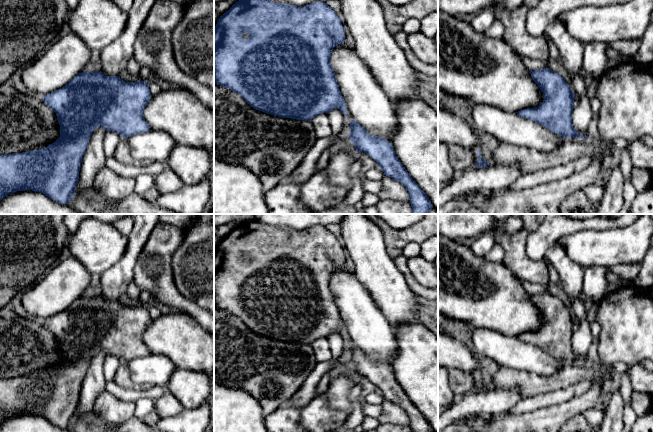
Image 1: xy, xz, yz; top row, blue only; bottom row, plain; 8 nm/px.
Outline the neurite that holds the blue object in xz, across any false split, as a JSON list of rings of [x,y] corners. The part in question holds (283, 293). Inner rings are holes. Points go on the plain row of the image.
[[[255,219],[241,222],[220,240],[214,251],[214,308],[238,317],[254,333],[282,342],[311,345],[315,340],[321,337],[327,338],[335,332],[338,332],[344,339],[347,339],[346,327],[339,313],[336,299],[330,286],[333,272],[345,265],[345,250],[341,249],[341,245],[342,243],[325,226],[318,225],[297,231],[291,228],[264,224]]]

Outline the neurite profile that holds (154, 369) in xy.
[[[150,353],[127,362],[130,377],[136,386],[160,386],[166,388],[172,372],[176,369],[166,356]]]

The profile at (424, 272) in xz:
[[[419,255],[409,258],[407,266],[420,285],[426,288],[438,288],[438,274],[433,262],[429,262]]]

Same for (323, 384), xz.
[[[328,373],[323,375],[316,387],[316,391],[315,391],[316,395],[320,395],[320,394],[324,393],[327,390],[330,381],[331,381],[331,378]]]

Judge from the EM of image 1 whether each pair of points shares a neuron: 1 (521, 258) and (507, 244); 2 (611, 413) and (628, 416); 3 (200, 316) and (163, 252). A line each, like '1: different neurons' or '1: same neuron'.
1: same neuron
2: different neurons
3: same neuron

